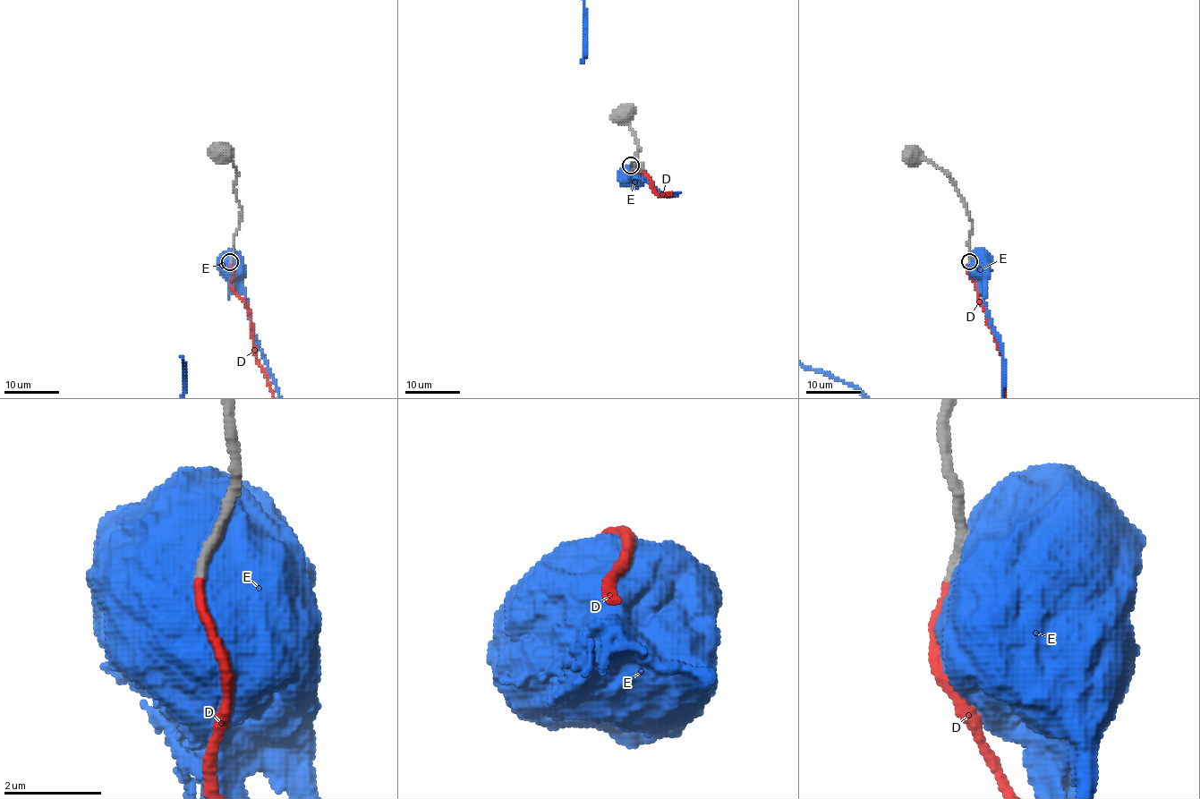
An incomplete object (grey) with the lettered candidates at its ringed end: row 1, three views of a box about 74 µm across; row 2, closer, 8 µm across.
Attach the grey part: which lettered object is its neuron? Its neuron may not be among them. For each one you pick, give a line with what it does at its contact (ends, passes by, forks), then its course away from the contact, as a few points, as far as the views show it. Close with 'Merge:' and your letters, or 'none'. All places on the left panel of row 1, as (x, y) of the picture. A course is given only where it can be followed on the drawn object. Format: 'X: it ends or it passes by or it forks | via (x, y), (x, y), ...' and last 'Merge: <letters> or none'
D: it ends
Merge: D

